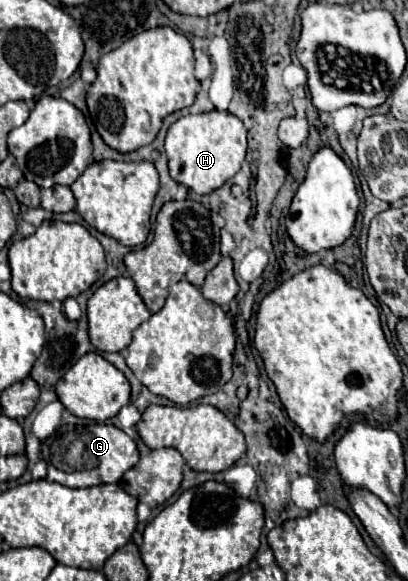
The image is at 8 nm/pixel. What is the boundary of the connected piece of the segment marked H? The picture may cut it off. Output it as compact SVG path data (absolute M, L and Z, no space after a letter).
M227 111L187 115L169 127L165 151L171 177L199 195L209 195L241 169L247 151L247 131L243 123Z

